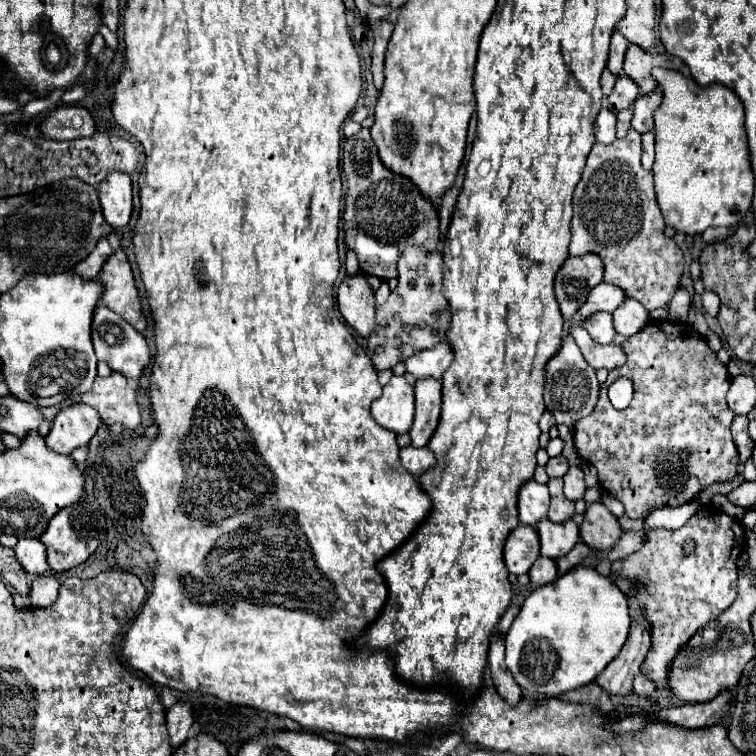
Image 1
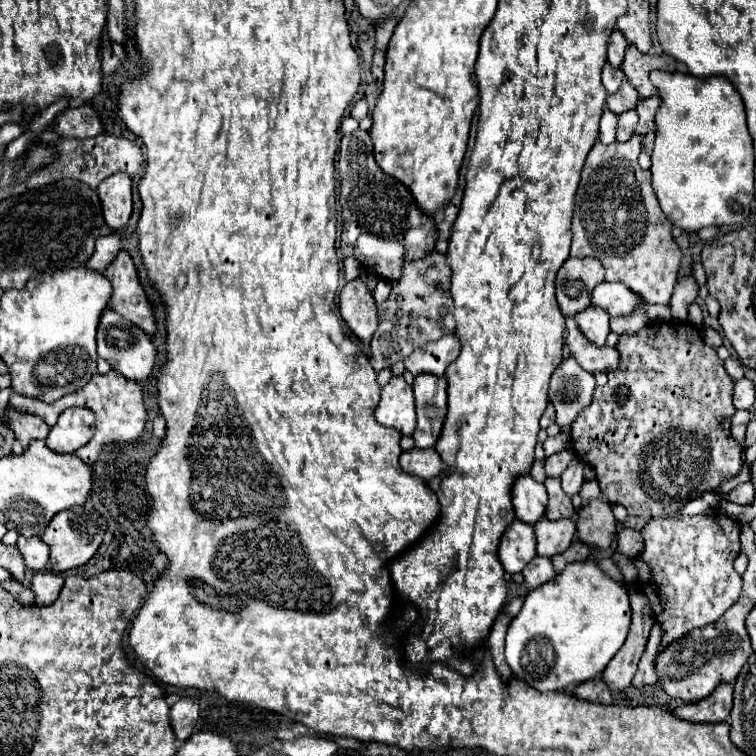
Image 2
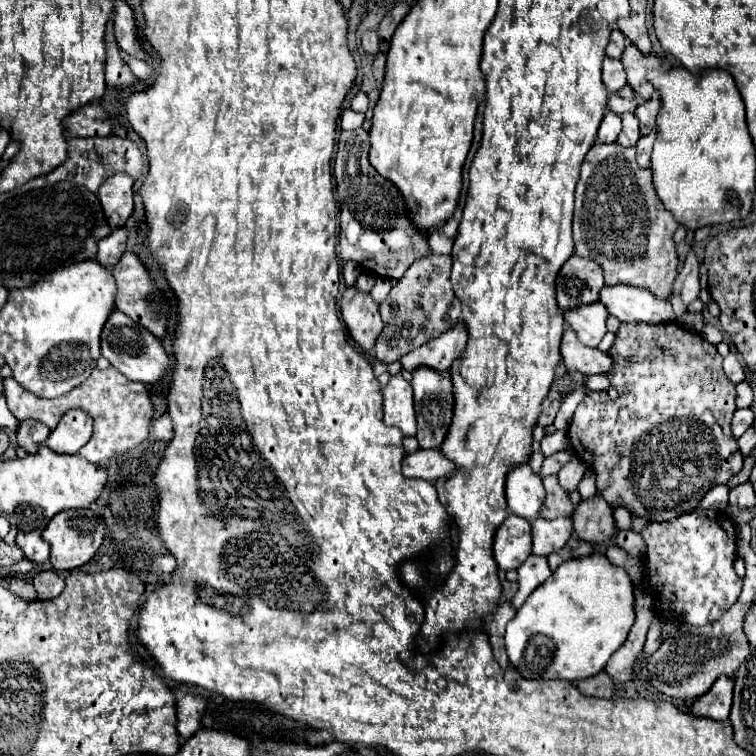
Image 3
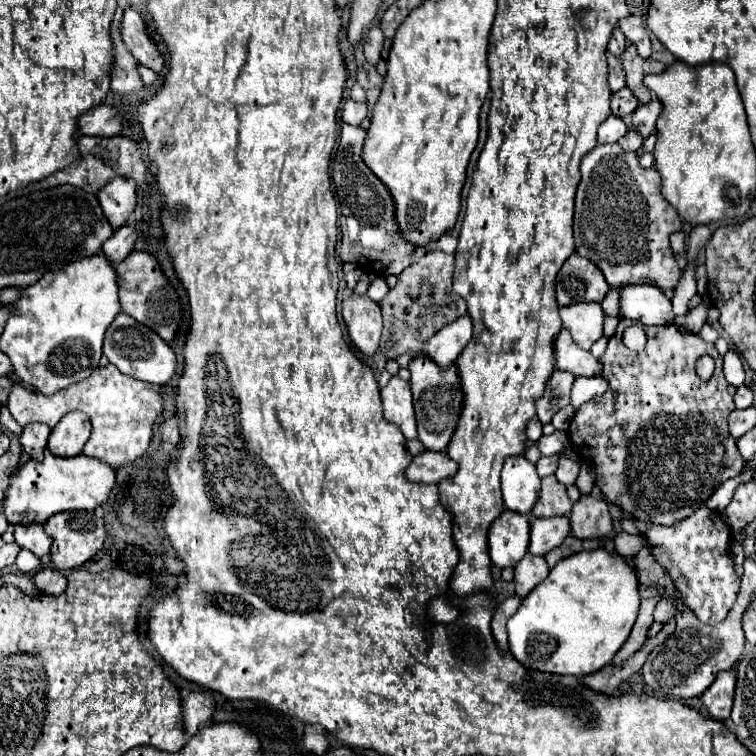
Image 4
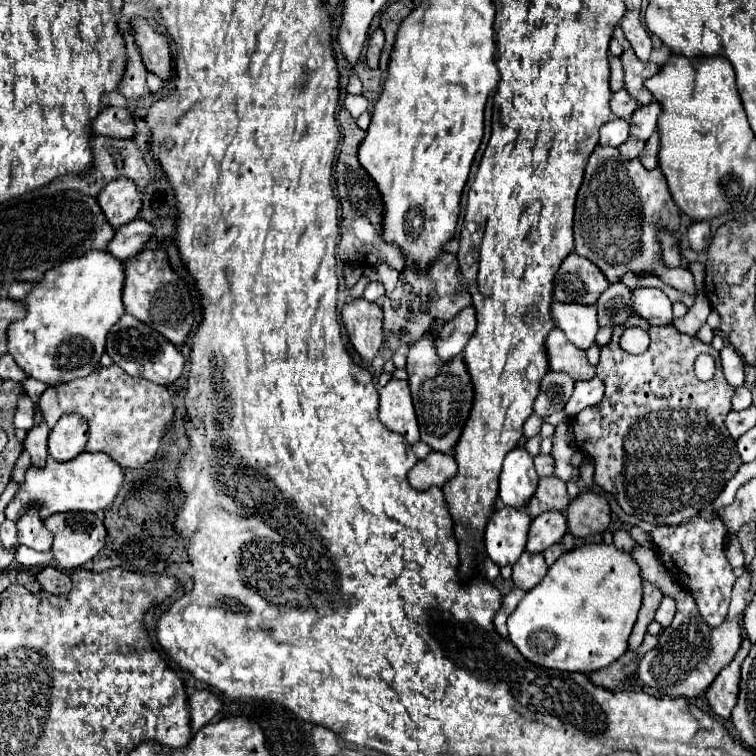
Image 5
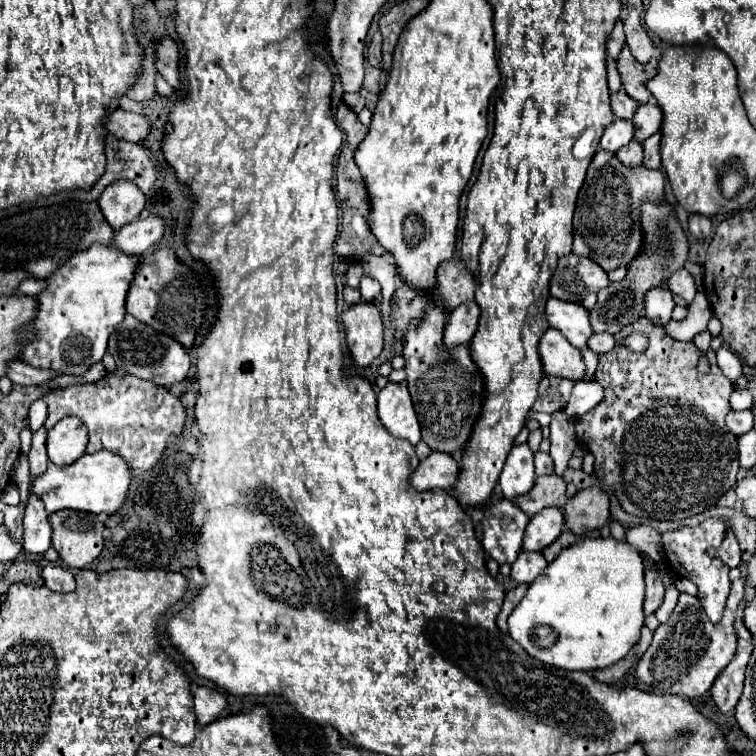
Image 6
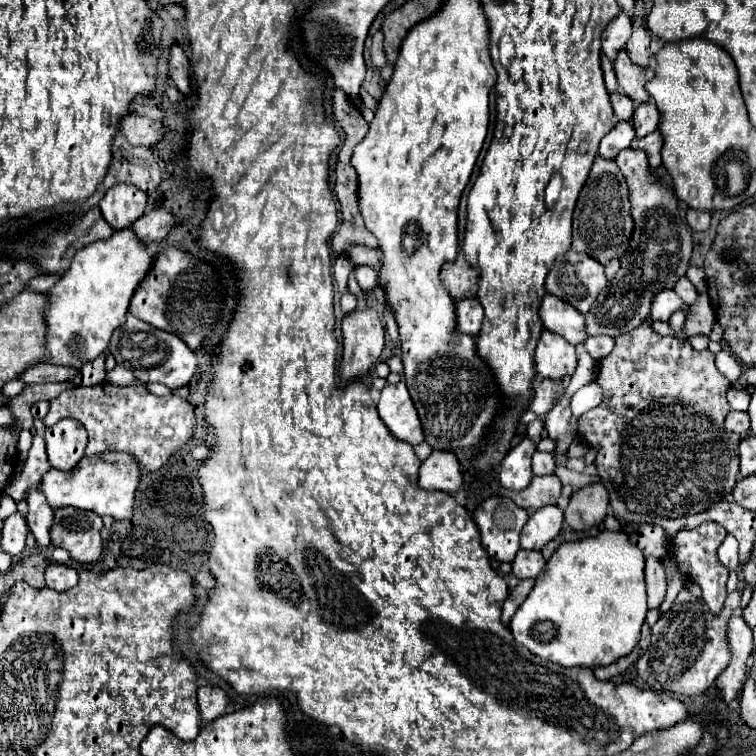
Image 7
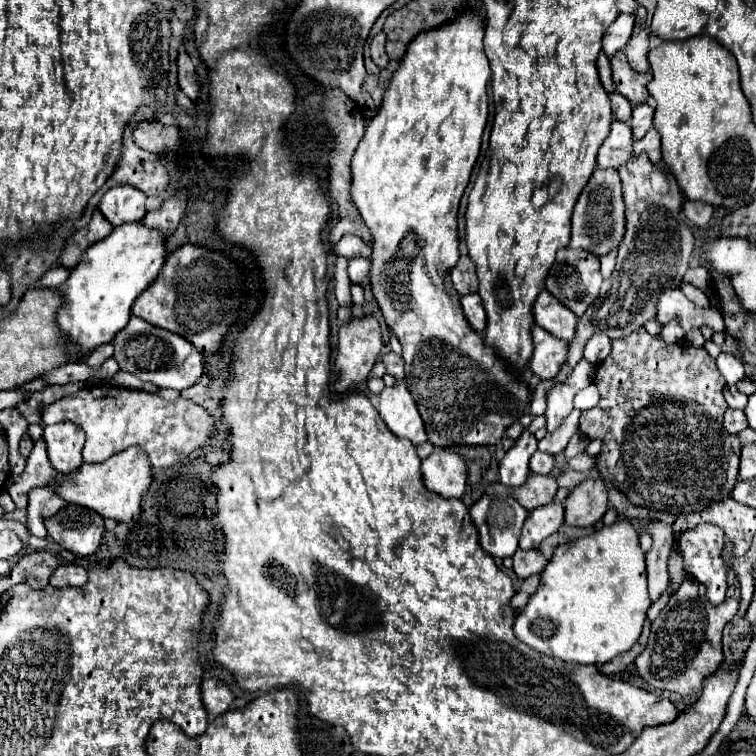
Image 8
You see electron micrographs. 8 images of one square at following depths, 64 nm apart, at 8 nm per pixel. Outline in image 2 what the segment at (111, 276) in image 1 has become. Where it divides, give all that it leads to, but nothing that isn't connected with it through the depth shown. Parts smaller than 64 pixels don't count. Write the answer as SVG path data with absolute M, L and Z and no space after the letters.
M126 250L118 254L118 258L112 262L112 266L108 266L104 276L108 276L114 286L110 308L118 314L124 314L126 320L140 326L146 334L156 334L158 326L152 302L146 296L136 266Z

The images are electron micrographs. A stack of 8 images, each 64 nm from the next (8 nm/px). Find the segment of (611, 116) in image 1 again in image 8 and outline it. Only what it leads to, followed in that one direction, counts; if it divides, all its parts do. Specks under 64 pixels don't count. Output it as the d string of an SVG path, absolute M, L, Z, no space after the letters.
M614 120L608 138L600 146L598 164L600 164L600 168L618 170L632 156L634 156L634 152L632 152L632 132L630 132L628 124Z

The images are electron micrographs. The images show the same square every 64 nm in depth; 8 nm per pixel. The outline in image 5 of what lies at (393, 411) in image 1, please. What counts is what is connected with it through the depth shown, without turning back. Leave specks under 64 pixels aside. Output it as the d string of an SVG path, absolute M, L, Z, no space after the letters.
M392 378L380 390L380 422L388 430L402 434L410 444L416 444L420 440L418 420L406 380Z

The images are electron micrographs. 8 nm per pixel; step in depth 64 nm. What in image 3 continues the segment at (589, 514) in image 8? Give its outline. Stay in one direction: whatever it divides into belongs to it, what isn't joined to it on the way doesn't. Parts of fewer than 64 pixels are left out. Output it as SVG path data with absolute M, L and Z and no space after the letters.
M602 496L582 500L572 514L572 522L576 536L592 544L606 544L616 532L612 508Z

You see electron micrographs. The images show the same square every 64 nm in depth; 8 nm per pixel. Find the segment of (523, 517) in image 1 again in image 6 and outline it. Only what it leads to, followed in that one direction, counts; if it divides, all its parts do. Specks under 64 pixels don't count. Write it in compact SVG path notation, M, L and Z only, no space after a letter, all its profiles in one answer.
M520 444L514 446L506 458L506 464L500 472L500 488L502 494L512 500L524 492L528 492L536 480L534 474L534 464L532 464L532 450L528 448L528 444Z

